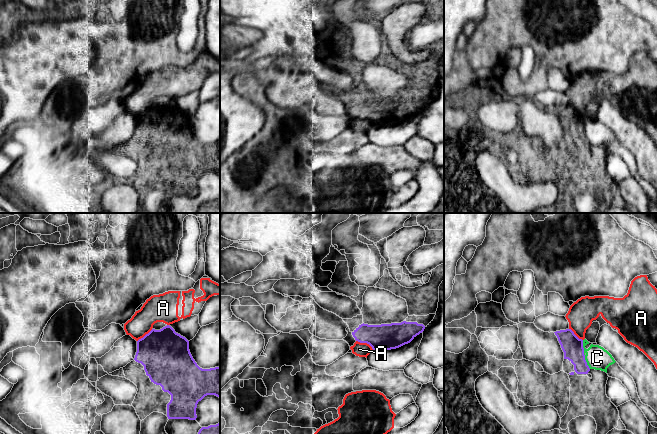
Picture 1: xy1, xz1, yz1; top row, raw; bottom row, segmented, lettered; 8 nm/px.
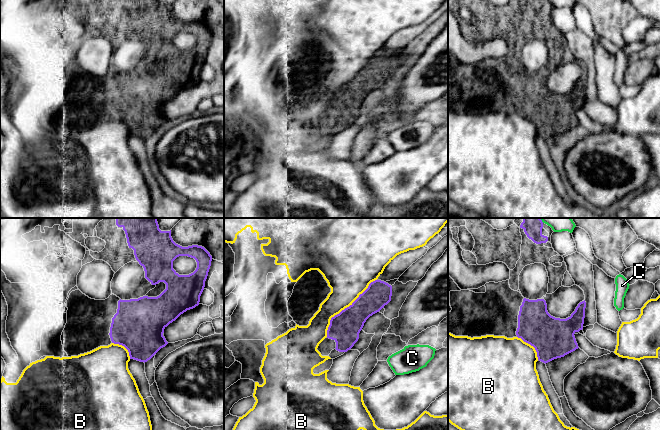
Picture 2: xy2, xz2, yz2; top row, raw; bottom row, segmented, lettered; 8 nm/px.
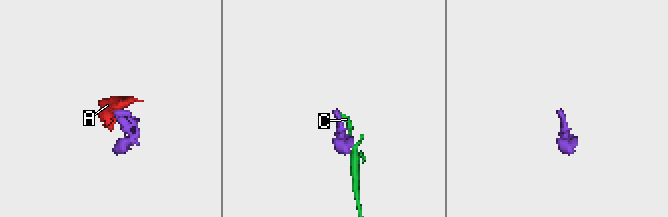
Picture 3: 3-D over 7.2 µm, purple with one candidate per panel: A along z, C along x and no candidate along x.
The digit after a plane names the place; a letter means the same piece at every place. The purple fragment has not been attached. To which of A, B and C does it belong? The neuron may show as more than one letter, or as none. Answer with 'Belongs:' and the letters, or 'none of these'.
Belongs: none of these

